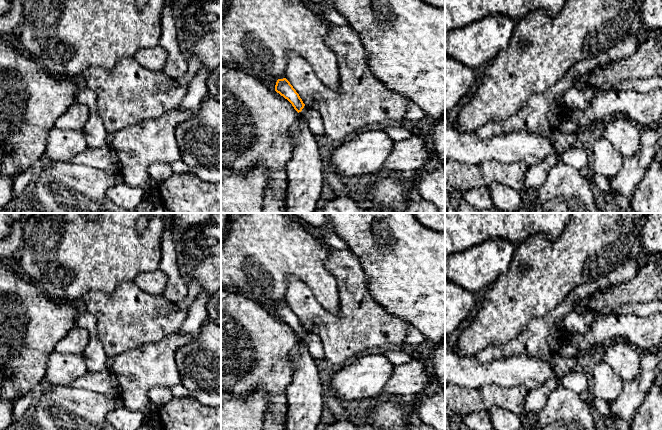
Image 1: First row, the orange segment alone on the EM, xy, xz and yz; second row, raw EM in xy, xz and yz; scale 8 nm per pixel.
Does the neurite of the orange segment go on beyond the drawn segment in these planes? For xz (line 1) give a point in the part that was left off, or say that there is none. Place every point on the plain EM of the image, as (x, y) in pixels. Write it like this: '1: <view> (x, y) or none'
1: xz (315, 347)

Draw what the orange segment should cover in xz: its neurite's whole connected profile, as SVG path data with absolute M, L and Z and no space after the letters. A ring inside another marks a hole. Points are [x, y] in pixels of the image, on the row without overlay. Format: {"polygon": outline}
{"polygon": "M286 302L277 304L275 309L275 315L279 317L281 320L283 320L285 323L287 323L292 328L294 333L306 342L307 349L310 355L315 360L325 359L324 347L321 338L316 334L308 332L303 327L299 318L296 316L296 314L293 312L293 310Z"}

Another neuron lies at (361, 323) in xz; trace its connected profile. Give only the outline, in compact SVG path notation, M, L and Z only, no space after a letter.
M331 249L325 266L338 283L339 310L337 314L319 305L310 288L295 276L288 277L286 292L286 303L299 318L305 330L321 338L325 359L331 364L343 366L350 362L353 356L370 348L385 345L405 347L407 332L412 324L388 312L373 299L368 288L367 277L358 258L349 250Z

